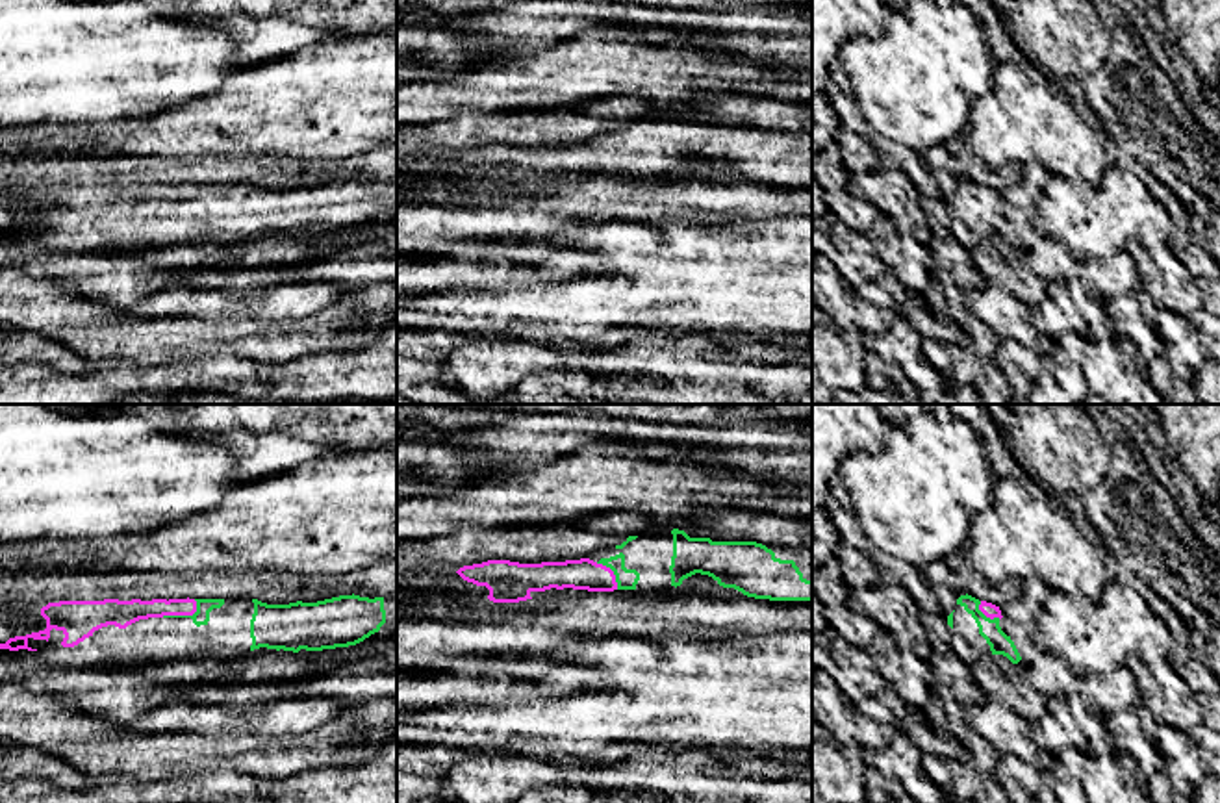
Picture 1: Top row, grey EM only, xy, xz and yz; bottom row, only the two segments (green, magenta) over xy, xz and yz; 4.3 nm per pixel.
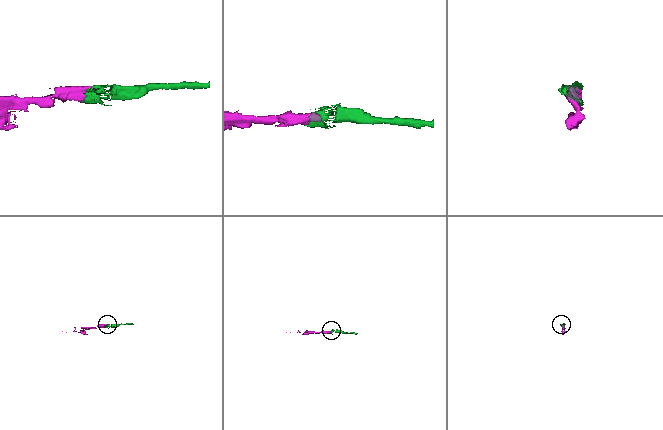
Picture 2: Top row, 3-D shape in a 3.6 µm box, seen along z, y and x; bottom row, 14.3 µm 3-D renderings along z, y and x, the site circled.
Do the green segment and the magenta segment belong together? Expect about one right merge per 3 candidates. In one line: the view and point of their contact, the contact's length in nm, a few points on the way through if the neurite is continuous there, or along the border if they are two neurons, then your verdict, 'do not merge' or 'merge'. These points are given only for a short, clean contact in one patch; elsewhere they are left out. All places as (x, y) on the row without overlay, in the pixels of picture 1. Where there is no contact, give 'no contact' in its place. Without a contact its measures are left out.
contact xy (182, 201); length 170 nm; way xy (204, 191), (182, 201), (175, 193), (125, 197); merge

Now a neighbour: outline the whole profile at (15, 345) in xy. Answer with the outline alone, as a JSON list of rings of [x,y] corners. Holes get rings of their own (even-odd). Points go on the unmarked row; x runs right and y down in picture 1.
[[[0,328],[0,363],[15,365],[28,362],[50,363],[65,375],[87,371],[85,358],[54,339],[26,330]]]

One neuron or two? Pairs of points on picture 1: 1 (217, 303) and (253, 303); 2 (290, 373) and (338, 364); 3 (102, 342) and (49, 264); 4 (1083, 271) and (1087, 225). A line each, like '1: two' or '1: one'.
1: one
2: one
3: two
4: two

